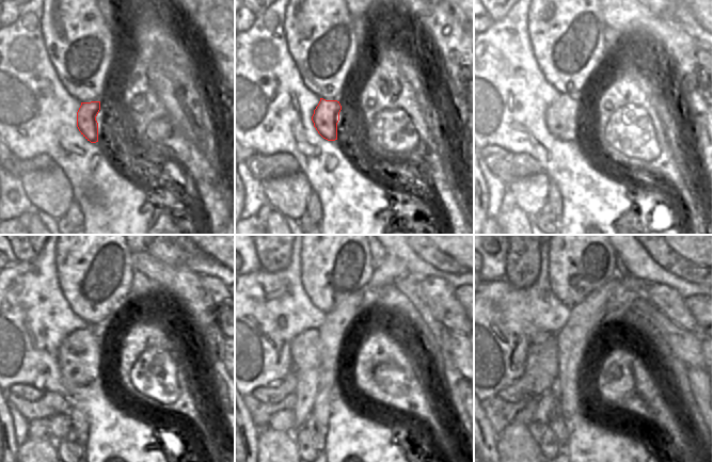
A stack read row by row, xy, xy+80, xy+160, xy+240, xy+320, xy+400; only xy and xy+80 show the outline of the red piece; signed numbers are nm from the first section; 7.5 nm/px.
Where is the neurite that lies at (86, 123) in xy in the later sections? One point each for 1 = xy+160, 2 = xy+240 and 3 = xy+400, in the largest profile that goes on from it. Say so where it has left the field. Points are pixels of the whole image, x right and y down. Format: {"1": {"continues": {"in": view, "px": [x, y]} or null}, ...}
{"1": {"continues": {"in": "xy+160", "px": [563, 117]}}, "2": {"continues": {"in": "xy+240", "px": [79, 360]}}, "3": {"continues": {"in": "xy+400", "px": [539, 421]}}}

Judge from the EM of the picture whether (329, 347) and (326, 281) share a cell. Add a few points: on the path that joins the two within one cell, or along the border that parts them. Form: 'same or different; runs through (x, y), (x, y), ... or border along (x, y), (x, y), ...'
different; border along (347, 298), (342, 300), (327, 314)

